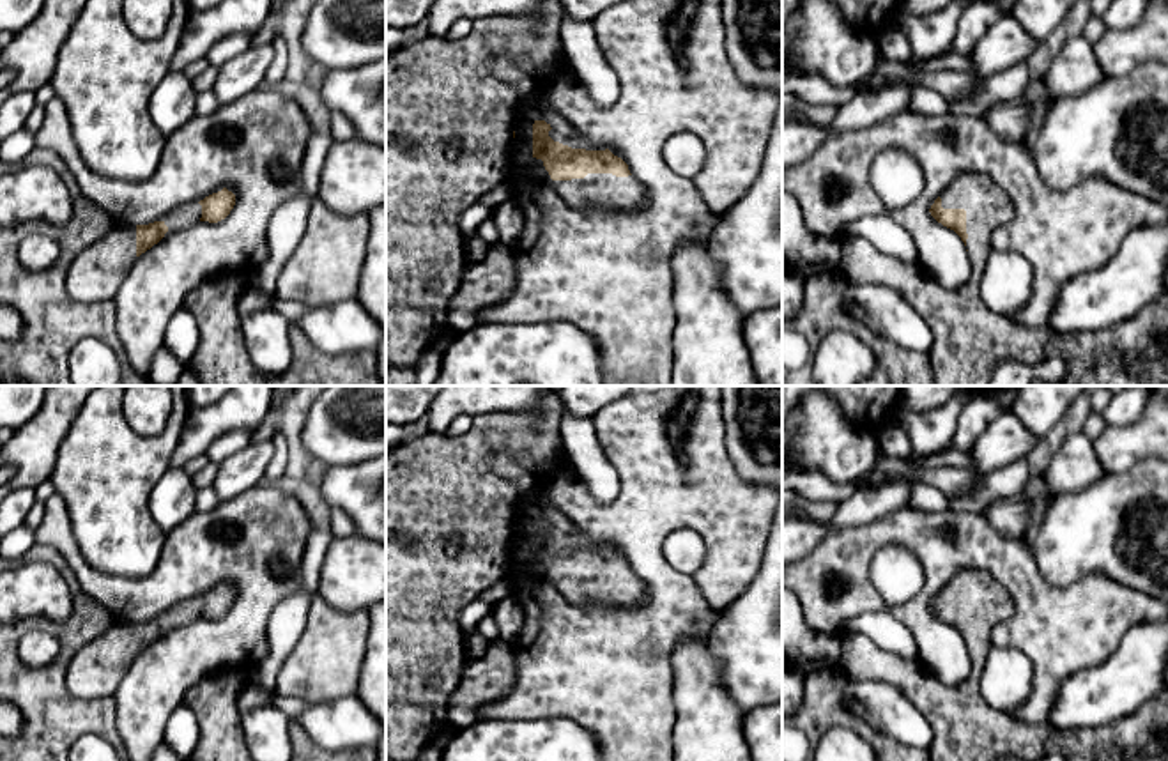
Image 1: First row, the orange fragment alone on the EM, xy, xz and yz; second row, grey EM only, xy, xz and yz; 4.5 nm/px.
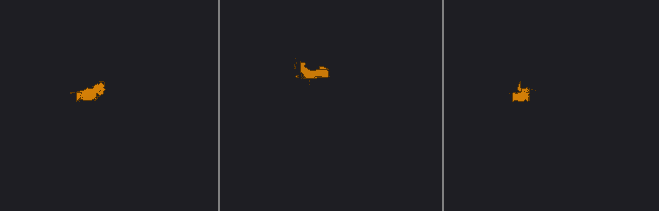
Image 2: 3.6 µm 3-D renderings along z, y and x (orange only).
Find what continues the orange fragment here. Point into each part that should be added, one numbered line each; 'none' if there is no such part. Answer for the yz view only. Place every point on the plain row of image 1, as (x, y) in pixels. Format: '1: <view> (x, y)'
1: yz (965, 728)

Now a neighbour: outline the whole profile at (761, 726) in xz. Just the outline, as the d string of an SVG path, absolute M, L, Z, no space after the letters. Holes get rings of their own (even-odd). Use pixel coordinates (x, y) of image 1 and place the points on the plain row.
M782 699L743 715L750 761L782 761Z

